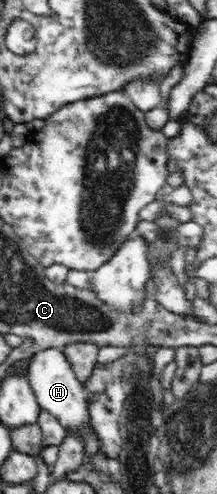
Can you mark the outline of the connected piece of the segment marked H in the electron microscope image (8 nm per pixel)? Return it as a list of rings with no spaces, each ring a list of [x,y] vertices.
[[[56,348],[43,349],[42,352],[34,354],[29,360],[27,372],[29,372],[27,374],[29,383],[41,409],[48,412],[52,418],[56,418],[56,421],[67,433],[78,437],[78,441],[84,445],[85,458],[91,459],[98,453],[104,453],[101,450],[101,442],[95,435],[94,426],[92,426],[92,417],[90,417],[84,385],[74,375],[73,365],[66,359],[65,354]]]

